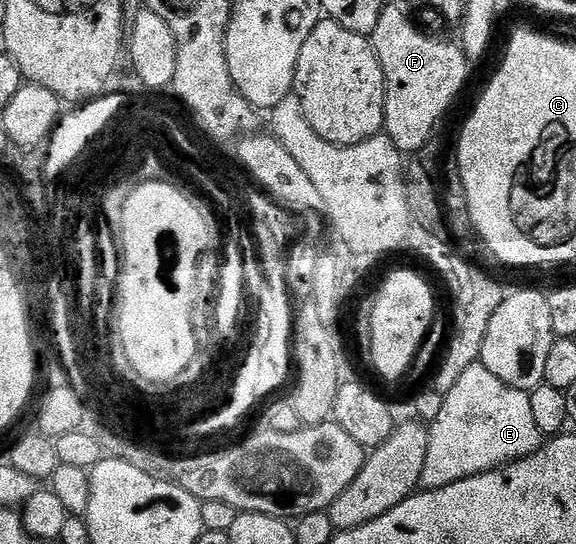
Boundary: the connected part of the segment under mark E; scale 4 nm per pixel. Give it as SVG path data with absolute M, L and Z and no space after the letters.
M478 361L474 365L470 365L470 369L466 369L466 373L462 373L462 377L458 377L454 389L443 392L444 400L442 401L442 409L438 412L438 417L428 427L428 448L426 449L426 465L422 465L422 477L420 478L420 487L425 491L433 491L434 489L442 489L446 485L454 485L456 481L469 479L475 475L481 475L487 471L494 471L497 467L507 467L509 463L516 462L517 459L525 459L527 455L533 455L537 449L542 446L542 436L538 425L534 425L534 416L530 409L530 394L527 391L518 391L498 381L498 377L494 377L494 373L490 373Z

